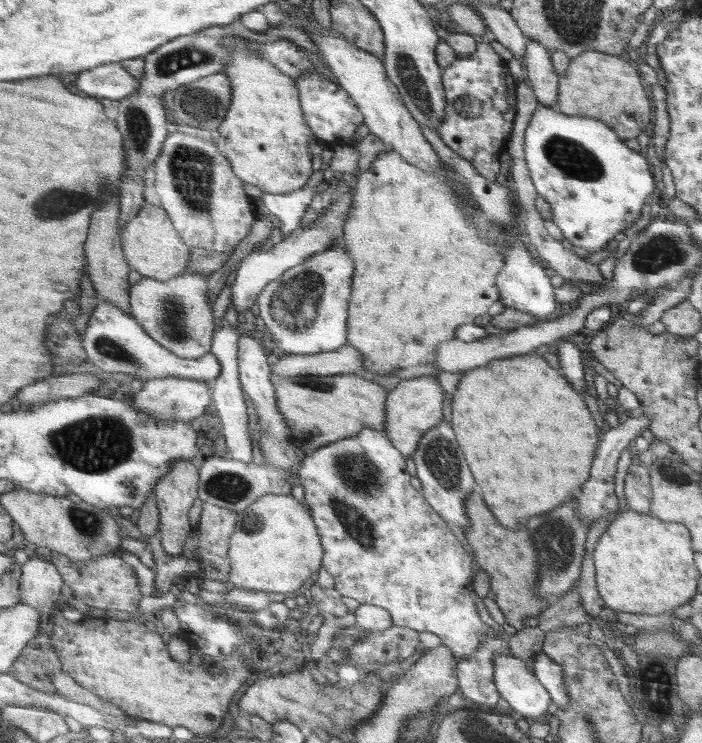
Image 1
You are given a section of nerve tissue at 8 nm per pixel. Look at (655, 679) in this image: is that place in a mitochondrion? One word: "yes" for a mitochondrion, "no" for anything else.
yes

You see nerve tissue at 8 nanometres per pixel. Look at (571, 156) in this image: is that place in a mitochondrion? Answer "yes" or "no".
yes

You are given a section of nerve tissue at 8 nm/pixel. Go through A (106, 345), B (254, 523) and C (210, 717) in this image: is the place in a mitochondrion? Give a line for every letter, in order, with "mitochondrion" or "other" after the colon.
A: mitochondrion
B: mitochondrion
C: mitochondrion

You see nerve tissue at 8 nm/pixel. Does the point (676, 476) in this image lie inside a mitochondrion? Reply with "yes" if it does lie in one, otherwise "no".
yes

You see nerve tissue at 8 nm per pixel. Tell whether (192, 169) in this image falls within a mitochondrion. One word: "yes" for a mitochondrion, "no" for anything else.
yes

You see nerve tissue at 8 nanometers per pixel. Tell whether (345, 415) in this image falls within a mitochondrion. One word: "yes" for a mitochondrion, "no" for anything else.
no

